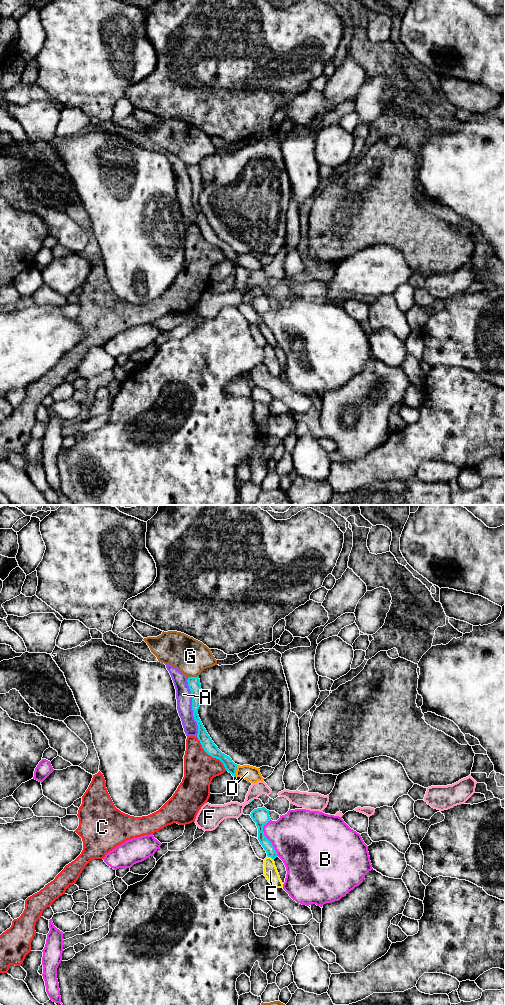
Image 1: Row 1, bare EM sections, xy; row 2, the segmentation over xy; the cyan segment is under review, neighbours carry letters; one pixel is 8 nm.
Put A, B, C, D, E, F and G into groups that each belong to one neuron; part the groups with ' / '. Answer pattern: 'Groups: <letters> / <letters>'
Groups: A D / B / C / E / F / G

